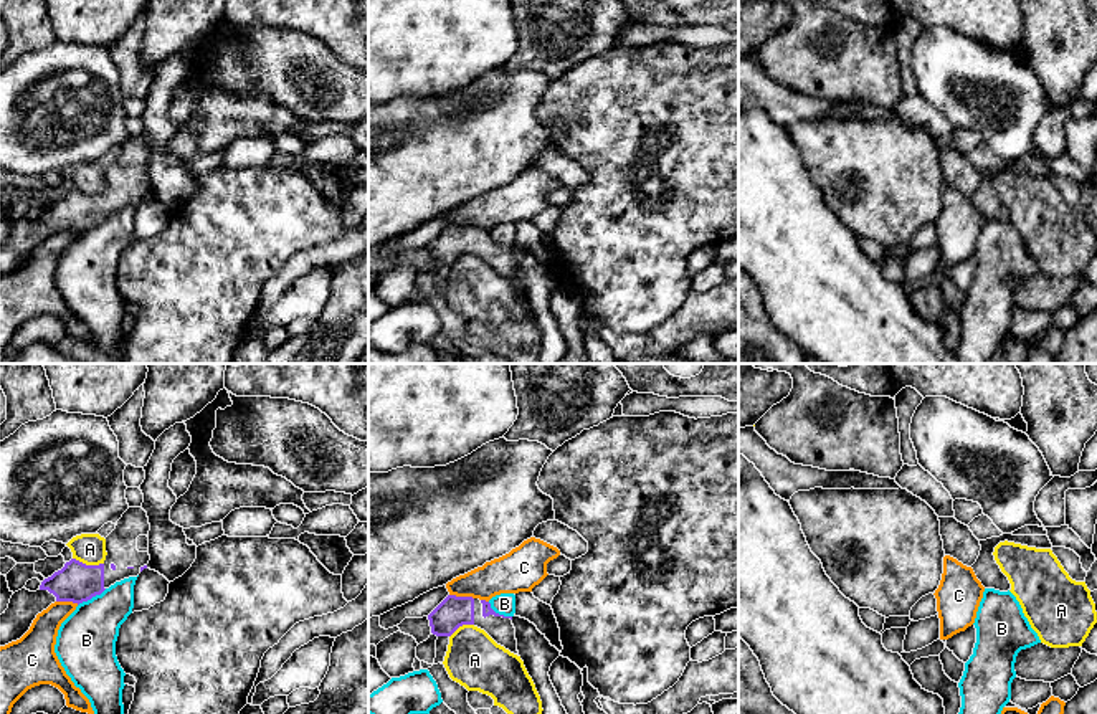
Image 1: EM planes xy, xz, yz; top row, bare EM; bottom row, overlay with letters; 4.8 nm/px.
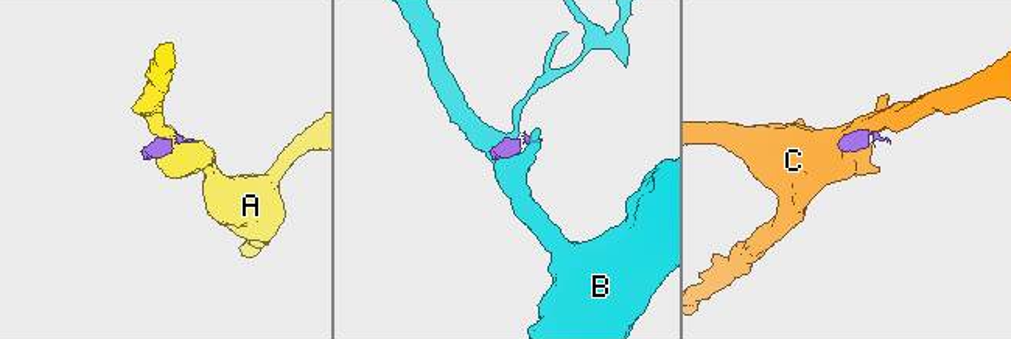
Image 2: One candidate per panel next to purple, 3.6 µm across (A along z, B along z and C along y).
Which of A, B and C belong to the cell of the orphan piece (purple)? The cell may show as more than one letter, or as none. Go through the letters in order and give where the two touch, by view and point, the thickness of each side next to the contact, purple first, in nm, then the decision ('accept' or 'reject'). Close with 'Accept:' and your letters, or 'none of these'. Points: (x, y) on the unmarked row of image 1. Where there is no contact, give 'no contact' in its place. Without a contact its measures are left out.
A: xy (88, 195) | 200/150 nm | reject
B: xy (91, 227) | 200/280 nm | reject
C: xz (461, 227) | 160/180 nm | reject
Accept: none of these

